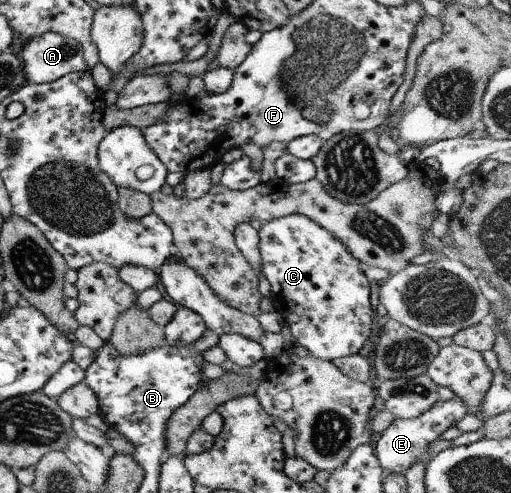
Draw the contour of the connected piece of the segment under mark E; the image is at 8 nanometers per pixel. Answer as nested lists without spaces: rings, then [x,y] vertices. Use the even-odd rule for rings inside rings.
[[[459,394],[451,400],[443,402],[438,400],[424,414],[413,419],[395,418],[383,432],[378,436],[375,442],[375,455],[377,461],[381,464],[385,474],[404,474],[409,466],[421,460],[429,460],[429,444],[441,438],[441,434],[450,427],[456,426],[469,413],[469,408],[465,402],[459,398]]]

